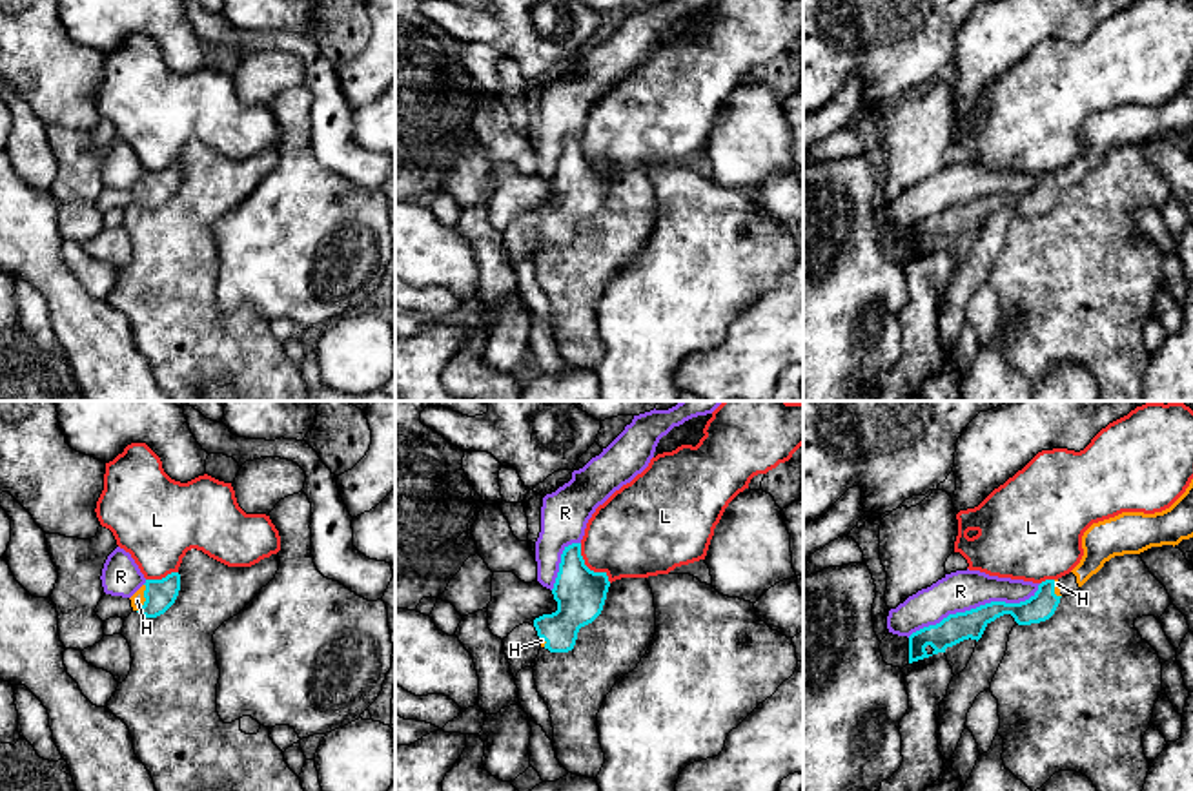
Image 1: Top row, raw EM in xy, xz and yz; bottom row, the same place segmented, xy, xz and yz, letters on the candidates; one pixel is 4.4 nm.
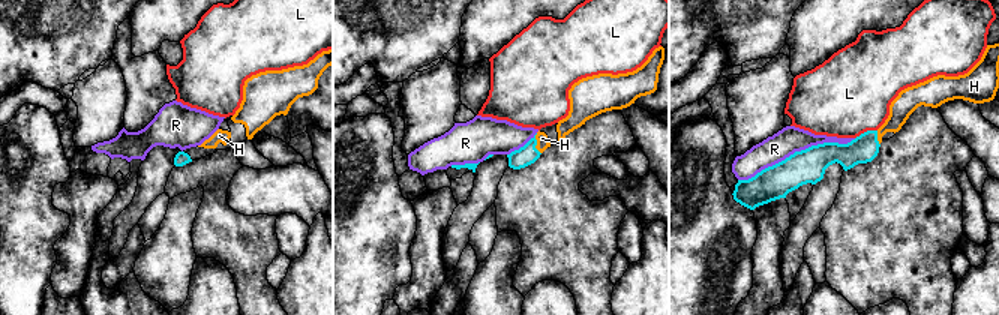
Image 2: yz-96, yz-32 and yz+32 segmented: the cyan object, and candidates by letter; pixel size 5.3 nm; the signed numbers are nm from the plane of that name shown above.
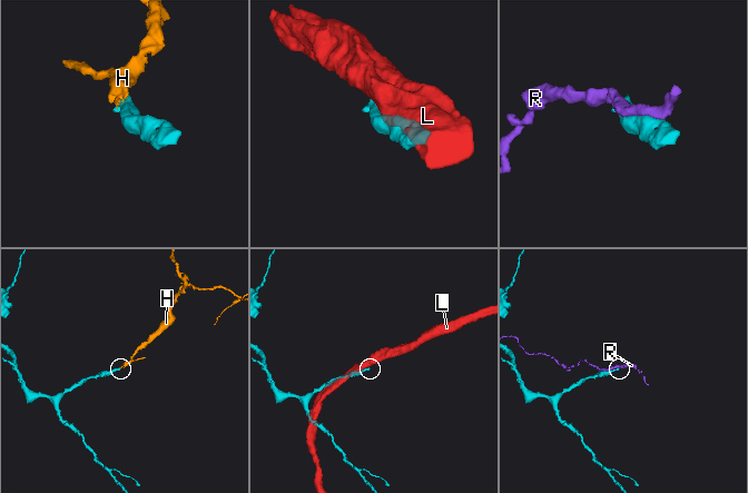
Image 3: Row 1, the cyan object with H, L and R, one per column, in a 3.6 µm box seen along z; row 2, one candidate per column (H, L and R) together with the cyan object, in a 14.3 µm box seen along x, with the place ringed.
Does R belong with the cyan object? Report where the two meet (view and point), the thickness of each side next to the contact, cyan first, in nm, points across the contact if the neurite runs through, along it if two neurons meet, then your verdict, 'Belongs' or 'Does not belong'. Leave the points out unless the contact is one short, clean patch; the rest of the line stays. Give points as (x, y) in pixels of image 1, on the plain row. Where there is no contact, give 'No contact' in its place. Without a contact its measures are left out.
Touches cyan at yz (977, 199). Thickness 130 nm (cyan) against 180 nm. Does not belong

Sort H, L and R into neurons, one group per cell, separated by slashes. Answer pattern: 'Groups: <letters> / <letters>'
Groups: H / L / R

